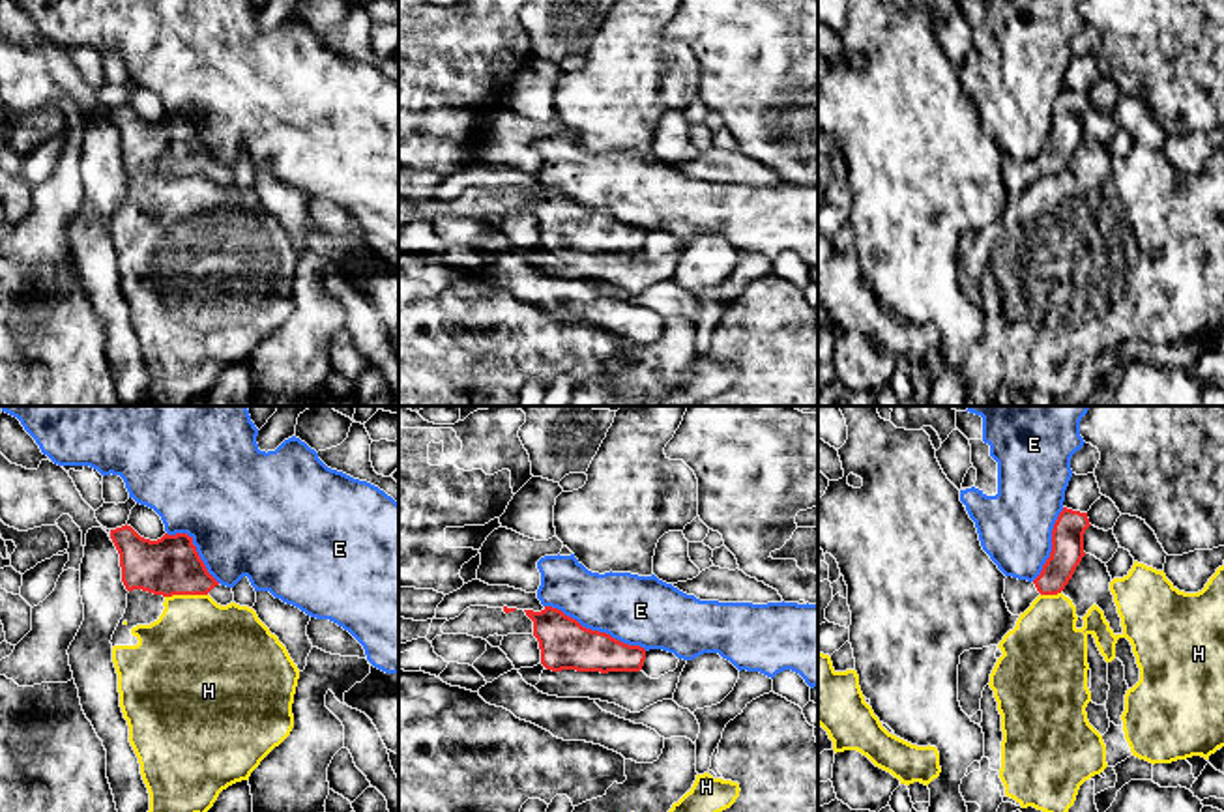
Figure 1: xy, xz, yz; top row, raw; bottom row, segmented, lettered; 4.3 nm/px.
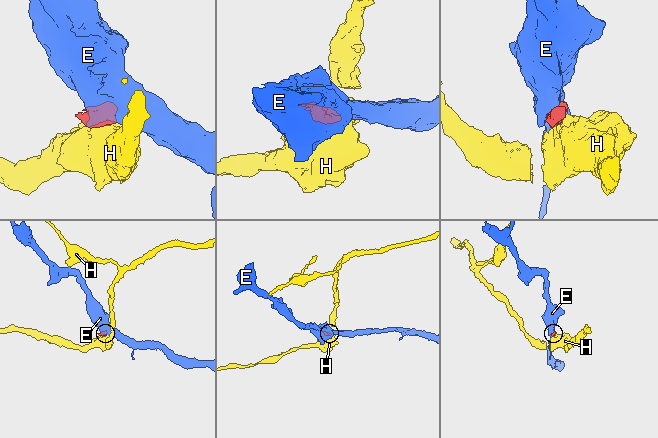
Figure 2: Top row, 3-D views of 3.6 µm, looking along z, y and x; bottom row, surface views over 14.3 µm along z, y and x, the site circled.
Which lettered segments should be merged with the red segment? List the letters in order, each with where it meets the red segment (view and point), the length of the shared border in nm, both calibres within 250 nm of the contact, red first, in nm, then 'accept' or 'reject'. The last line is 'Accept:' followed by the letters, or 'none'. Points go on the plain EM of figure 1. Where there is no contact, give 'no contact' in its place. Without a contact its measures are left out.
E: xz (596, 212) | 480 nm | 220/300 nm | reject
H: xy (186, 174) | 180 nm | 260/440 nm | reject
Accept: none

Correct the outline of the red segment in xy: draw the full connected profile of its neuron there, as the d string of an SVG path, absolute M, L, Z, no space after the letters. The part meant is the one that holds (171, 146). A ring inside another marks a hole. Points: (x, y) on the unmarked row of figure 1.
M131 107L103 109L120 135L127 172L153 176L210 176L217 185L234 183L232 168L221 167L200 140L193 118L165 114L157 122L140 118Z

